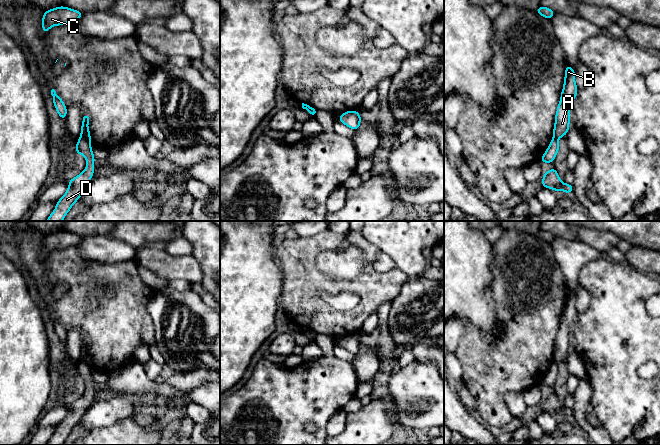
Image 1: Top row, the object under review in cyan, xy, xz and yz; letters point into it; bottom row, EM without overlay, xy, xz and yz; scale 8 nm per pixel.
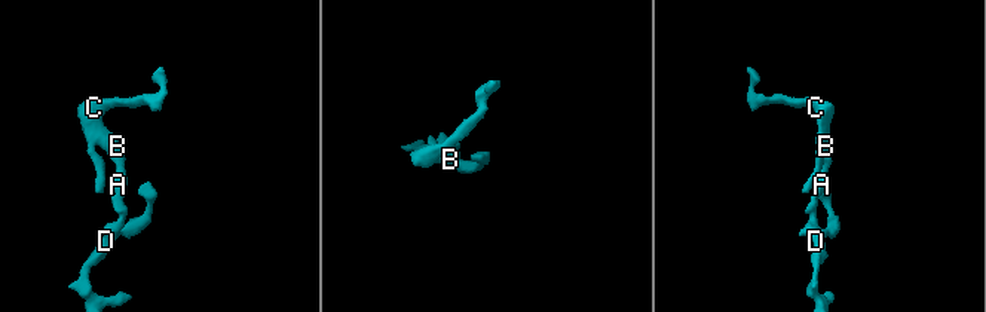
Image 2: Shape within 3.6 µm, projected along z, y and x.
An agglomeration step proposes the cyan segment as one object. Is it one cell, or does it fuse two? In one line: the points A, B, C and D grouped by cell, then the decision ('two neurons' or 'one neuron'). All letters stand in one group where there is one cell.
A B C / D; two neurons

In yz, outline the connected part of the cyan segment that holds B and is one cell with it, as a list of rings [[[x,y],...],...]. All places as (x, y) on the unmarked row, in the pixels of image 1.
[[[567,288],[565,294],[564,310],[561,317],[560,327],[557,331],[557,336],[555,339],[553,360],[556,363],[565,360],[569,355],[569,334],[577,317],[578,313],[575,308],[575,295],[569,288]]]

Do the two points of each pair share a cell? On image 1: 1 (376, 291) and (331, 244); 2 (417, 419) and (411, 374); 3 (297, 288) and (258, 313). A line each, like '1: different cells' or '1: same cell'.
1: same cell
2: same cell
3: different cells

